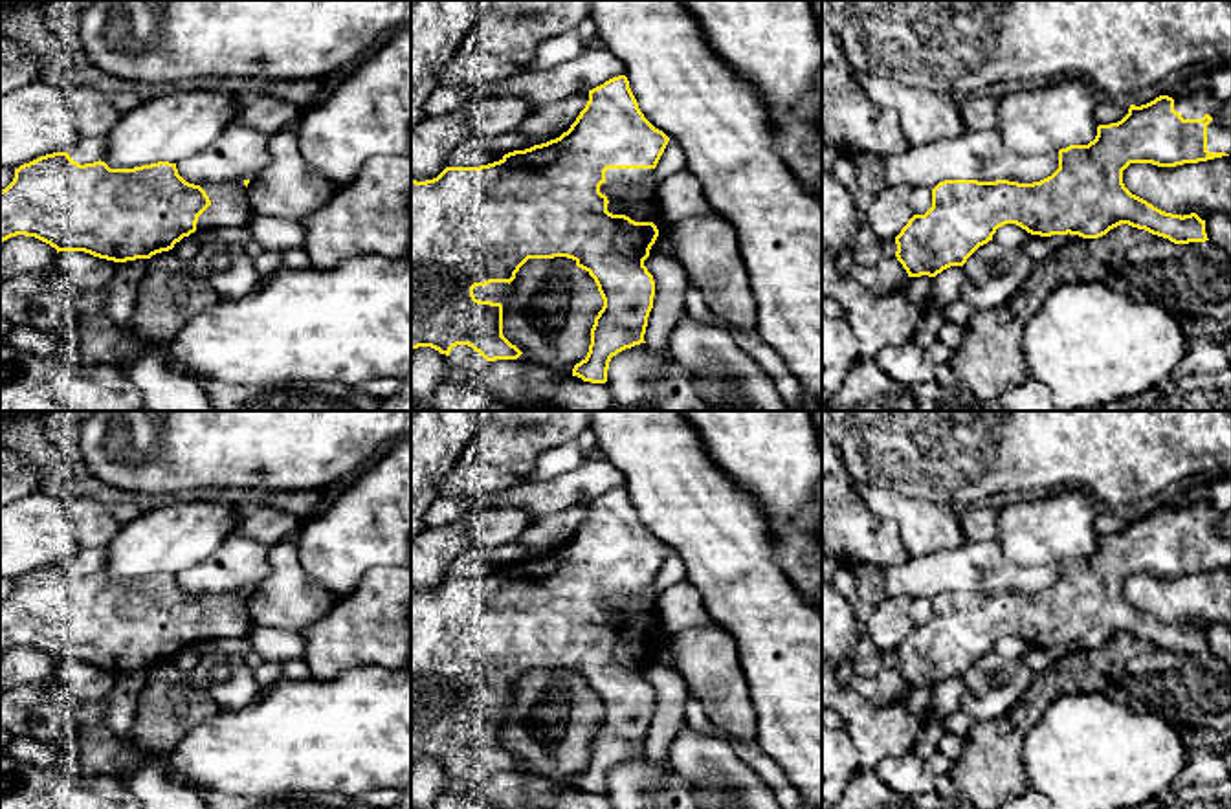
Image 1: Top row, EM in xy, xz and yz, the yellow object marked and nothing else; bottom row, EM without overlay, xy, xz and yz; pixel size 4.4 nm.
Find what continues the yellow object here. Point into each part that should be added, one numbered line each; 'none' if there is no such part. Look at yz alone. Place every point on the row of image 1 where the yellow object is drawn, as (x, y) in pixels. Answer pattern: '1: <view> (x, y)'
1: yz (1193, 105)

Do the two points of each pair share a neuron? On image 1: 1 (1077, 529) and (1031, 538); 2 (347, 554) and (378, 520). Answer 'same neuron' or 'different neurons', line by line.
1: same neuron
2: same neuron

